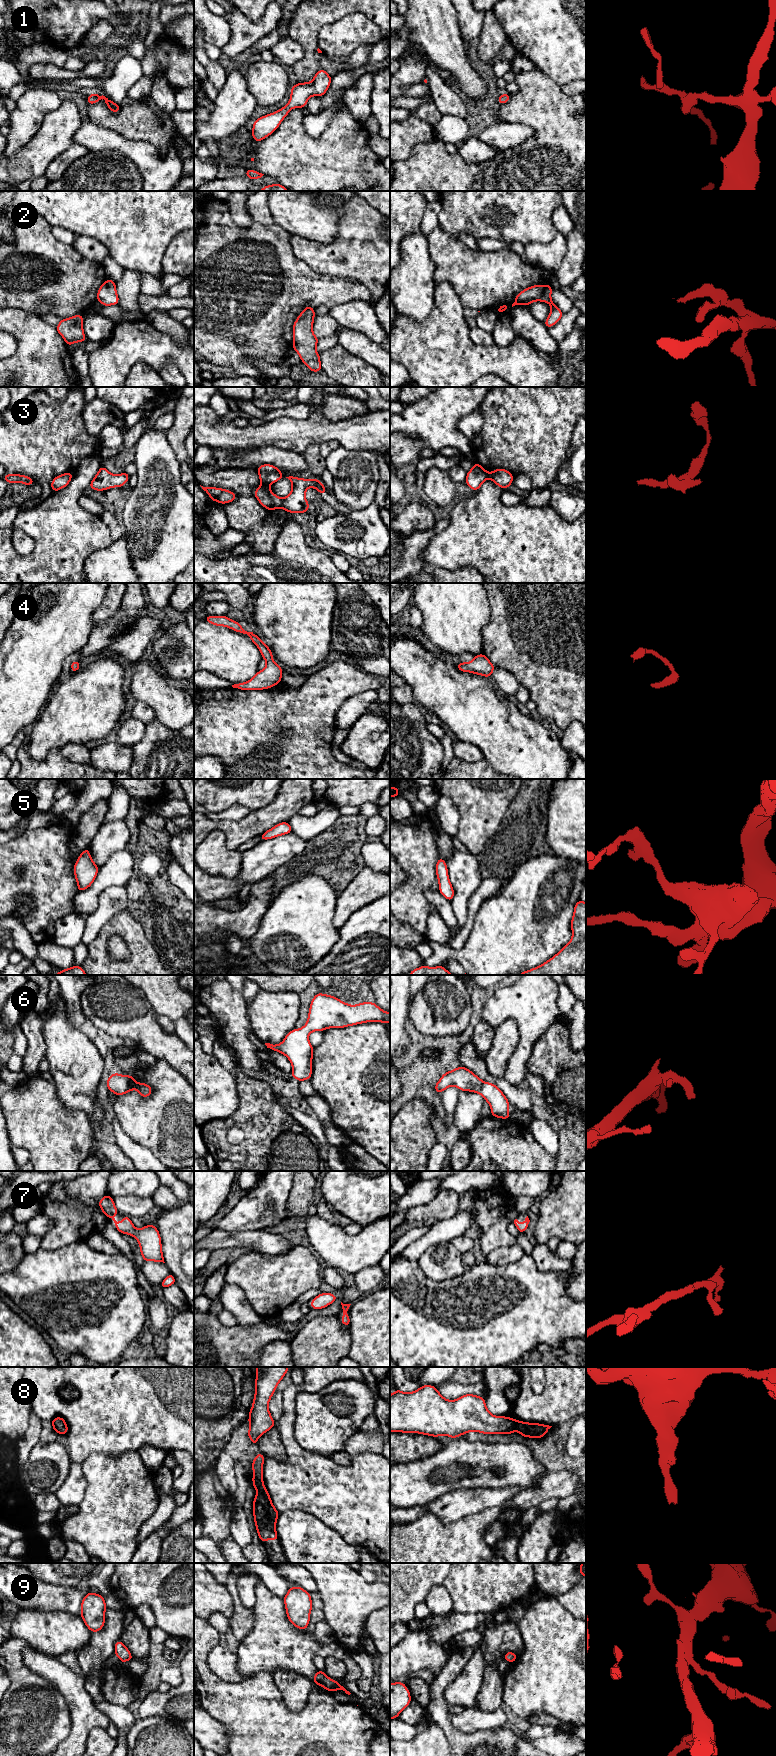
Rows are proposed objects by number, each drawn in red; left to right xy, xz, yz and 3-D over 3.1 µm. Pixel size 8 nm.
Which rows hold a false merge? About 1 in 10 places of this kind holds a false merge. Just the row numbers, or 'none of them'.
3

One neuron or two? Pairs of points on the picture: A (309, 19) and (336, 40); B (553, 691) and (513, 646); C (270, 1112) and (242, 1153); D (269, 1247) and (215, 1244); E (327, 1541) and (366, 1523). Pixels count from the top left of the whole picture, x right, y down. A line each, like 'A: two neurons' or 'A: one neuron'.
A: two neurons
B: one neuron
C: one neuron
D: one neuron
E: two neurons

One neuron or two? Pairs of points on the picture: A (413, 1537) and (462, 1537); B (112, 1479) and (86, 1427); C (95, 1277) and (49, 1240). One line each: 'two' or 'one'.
A: one
B: two
C: two

